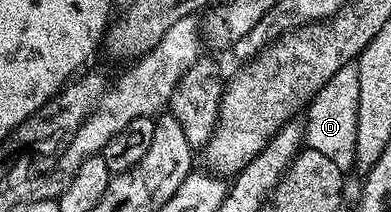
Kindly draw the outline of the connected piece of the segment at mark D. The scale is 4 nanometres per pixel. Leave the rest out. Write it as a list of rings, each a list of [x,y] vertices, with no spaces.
[[[352,61],[336,71],[332,80],[314,97],[304,115],[305,146],[309,150],[324,153],[344,173],[352,171],[354,167],[359,99],[359,67],[356,61]]]

